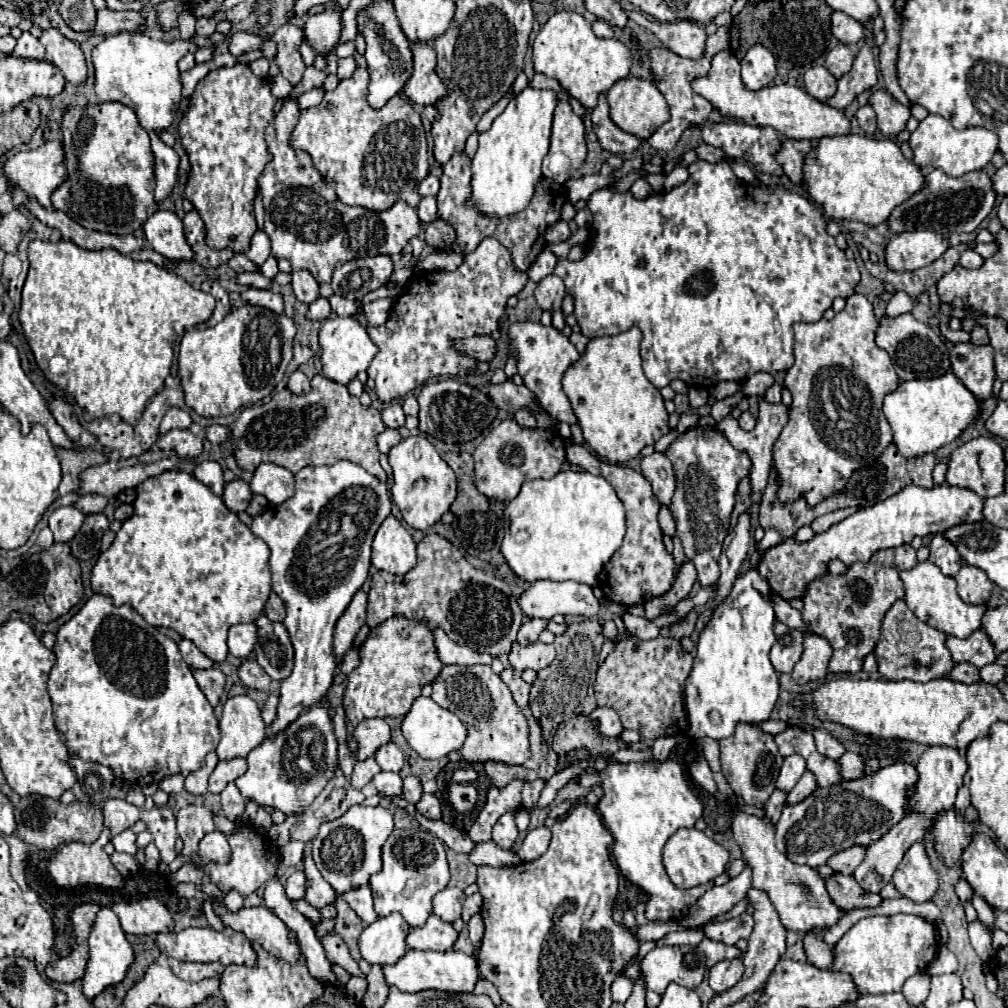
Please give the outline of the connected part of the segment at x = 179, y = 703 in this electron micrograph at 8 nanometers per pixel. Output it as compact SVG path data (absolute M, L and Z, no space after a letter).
M94 594L82 608L78 614L74 614L64 626L60 626L60 630L56 632L56 644L54 644L54 652L56 652L56 664L50 672L50 680L48 680L48 692L52 698L52 706L54 706L54 718L56 718L56 728L58 732L64 736L64 744L68 746L70 754L76 754L82 760L88 762L98 762L102 766L112 768L112 772L116 774L116 778L124 780L124 782L132 782L134 786L148 786L152 782L160 782L166 776L172 774L184 774L188 776L190 772L198 770L204 764L204 756L210 750L216 750L216 744L220 742L220 728L218 728L218 720L214 716L212 706L208 704L206 696L200 692L194 676L192 676L192 668L182 660L178 646L174 640L166 638L164 634L160 634L154 626L150 626L132 606L114 606L106 596L102 594Z

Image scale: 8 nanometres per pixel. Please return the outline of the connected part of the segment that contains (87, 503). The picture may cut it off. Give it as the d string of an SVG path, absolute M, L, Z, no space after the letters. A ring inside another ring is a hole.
M84 494L84 496L78 498L78 502L74 506L84 514L94 514L94 512L102 512L106 504L108 504L108 498L104 498L104 496Z

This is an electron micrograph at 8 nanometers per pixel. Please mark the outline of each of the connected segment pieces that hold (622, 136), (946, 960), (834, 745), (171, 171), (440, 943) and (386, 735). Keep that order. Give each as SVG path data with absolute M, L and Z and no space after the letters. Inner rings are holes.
M598 96L598 106L590 114L594 124L594 134L598 136L604 150L610 150L614 154L620 152L634 152L640 146L640 140L622 128L616 128L616 124L610 120L610 108L606 102L606 96Z
M940 946L936 958L932 960L932 964L928 966L926 972L930 976L936 976L936 974L952 974L952 972L956 972L956 968L958 968L956 956L946 946Z
M816 730L814 732L814 738L816 738L816 748L818 748L818 752L820 754L824 754L824 756L828 756L828 758L840 758L846 750L844 750L844 746L840 744L840 740L838 738L834 738L834 736L830 736L828 732L824 732L824 730Z
M150 132L150 140L156 166L156 202L162 202L172 194L172 188L176 184L180 156L174 152L174 148L166 146L156 132Z
M430 914L422 928L410 928L408 948L446 952L446 950L452 950L456 938L458 938L458 932L452 928L452 924L442 922L440 918Z
M370 718L362 720L354 732L352 740L356 742L356 760L366 760L374 756L374 752L390 740L390 728L382 718Z

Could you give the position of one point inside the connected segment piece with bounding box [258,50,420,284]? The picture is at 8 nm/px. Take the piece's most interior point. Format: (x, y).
(314, 231)

